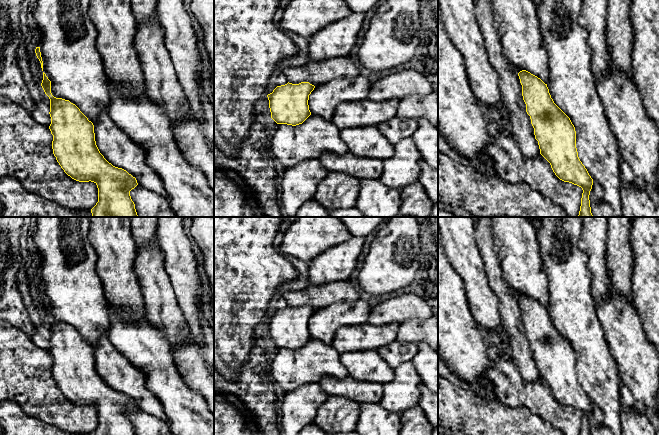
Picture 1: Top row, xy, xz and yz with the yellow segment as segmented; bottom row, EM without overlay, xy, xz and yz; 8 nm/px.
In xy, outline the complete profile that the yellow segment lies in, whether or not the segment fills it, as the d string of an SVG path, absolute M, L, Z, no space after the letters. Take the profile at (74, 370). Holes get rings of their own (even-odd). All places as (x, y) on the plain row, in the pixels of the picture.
M44 296L41 310L50 323L49 353L53 359L52 373L57 386L72 403L79 406L91 405L97 409L98 426L91 435L136 435L130 420L130 415L138 409L136 402L104 382L96 369L93 347L75 328L52 319L51 305Z

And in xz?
M309 306L277 310L267 319L271 342L277 348L302 348L311 339L308 324L314 312Z

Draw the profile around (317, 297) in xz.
M338 281L324 285L310 285L297 291L288 291L283 294L283 298L292 308L309 306L314 310L320 310L341 302L358 301L360 295L350 281Z

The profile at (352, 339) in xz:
M368 323L339 329L332 347L340 354L357 353L364 350L378 350L396 340L398 324L372 326Z

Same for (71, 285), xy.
M34 217L34 242L40 256L43 296L51 305L51 317L69 324L92 347L109 327L108 303L96 272L97 254L88 237L89 217Z

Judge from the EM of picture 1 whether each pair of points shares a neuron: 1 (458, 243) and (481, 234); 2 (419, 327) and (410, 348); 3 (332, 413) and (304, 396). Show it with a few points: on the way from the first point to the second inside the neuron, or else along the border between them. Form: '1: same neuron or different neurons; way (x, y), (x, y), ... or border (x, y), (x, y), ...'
1: different neurons; border (473, 227), (476, 246), (482, 258)
2: different neurons; border (396, 339), (415, 343)
3: different neurons; border (329, 395), (318, 409), (312, 422)

